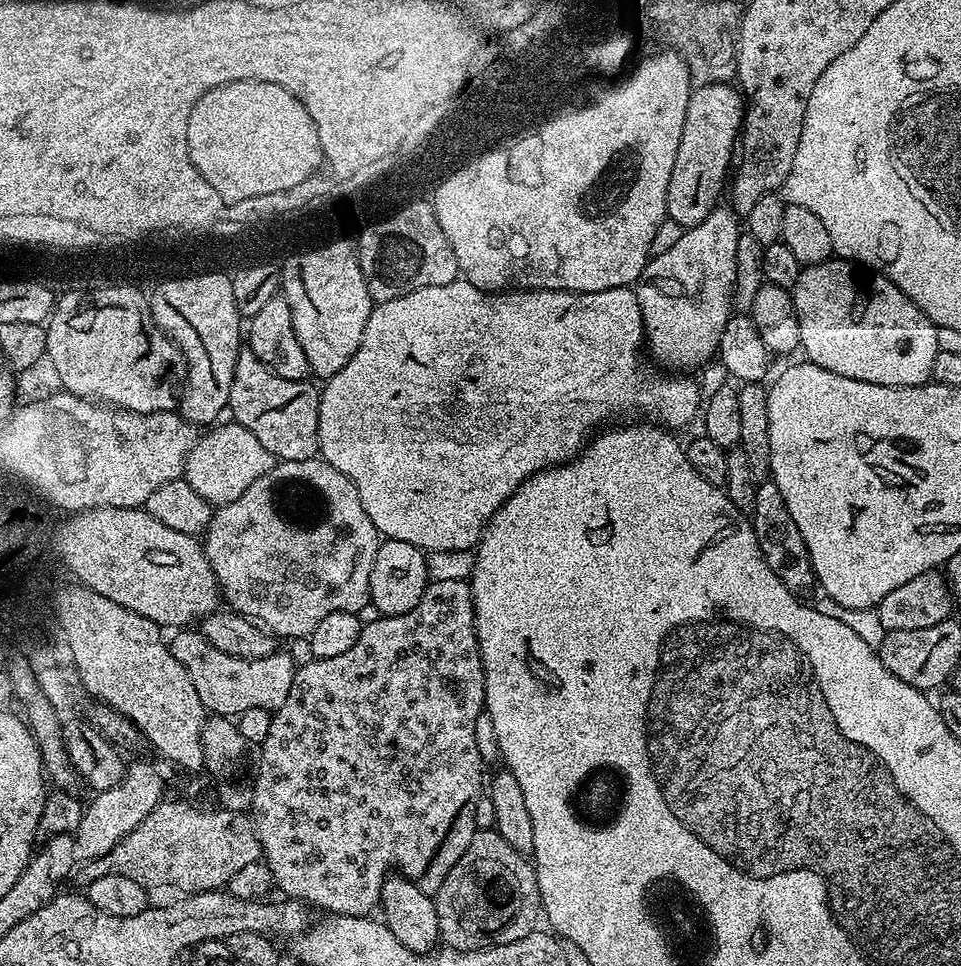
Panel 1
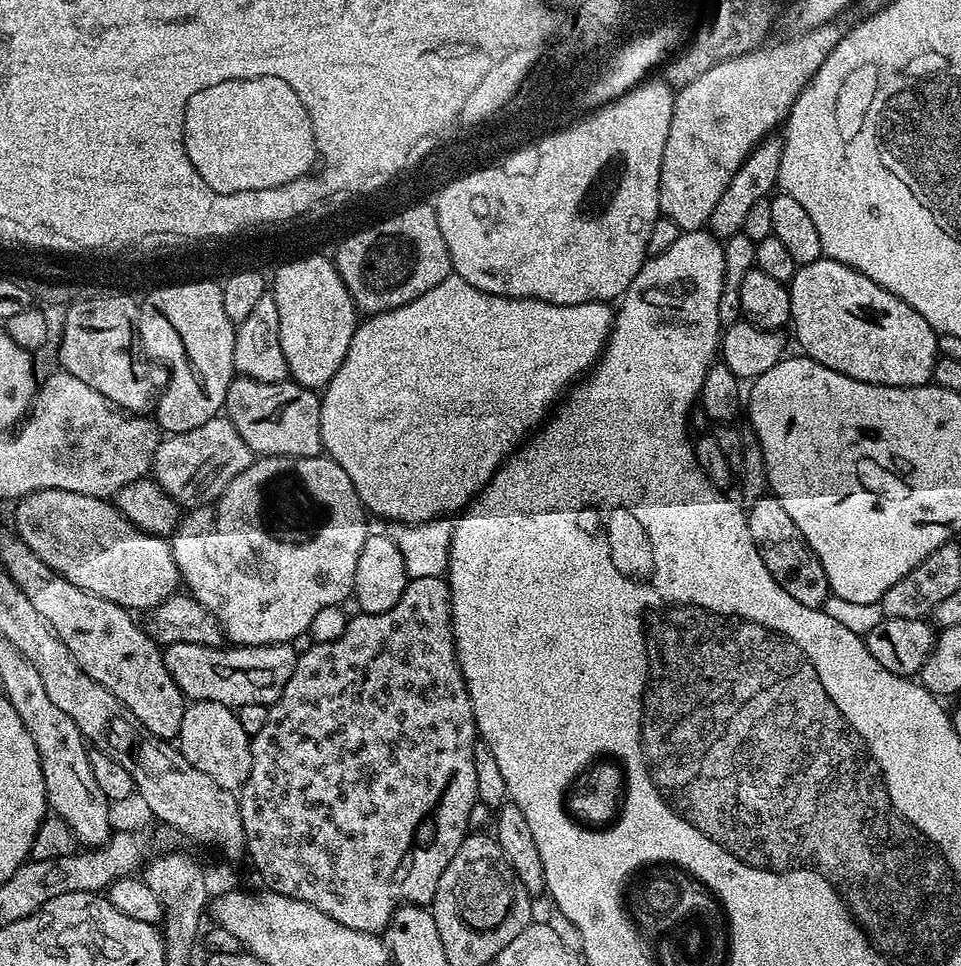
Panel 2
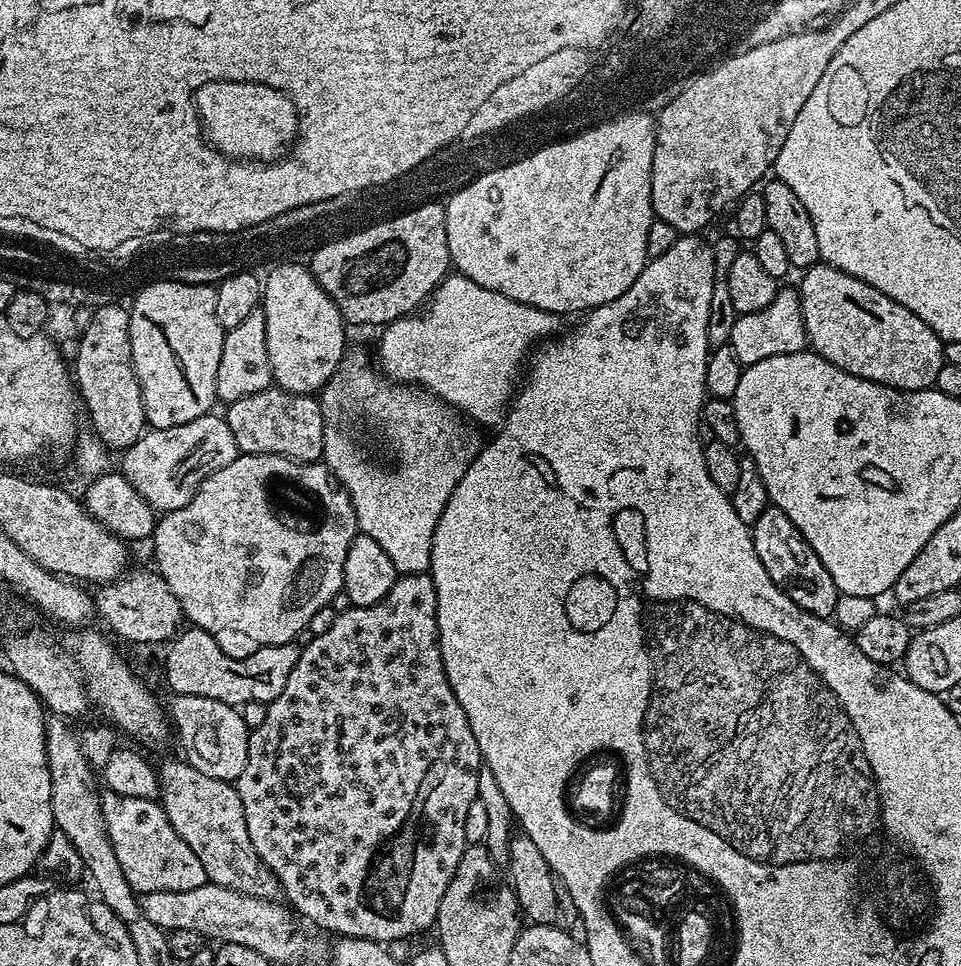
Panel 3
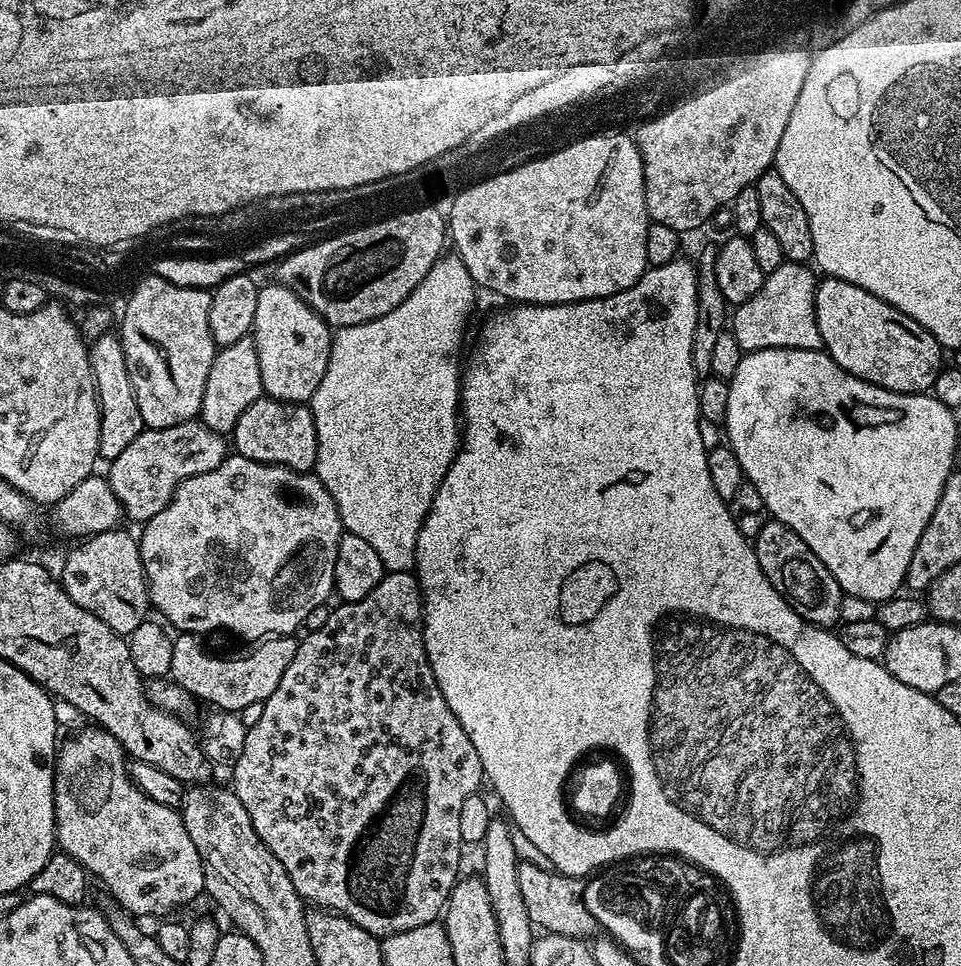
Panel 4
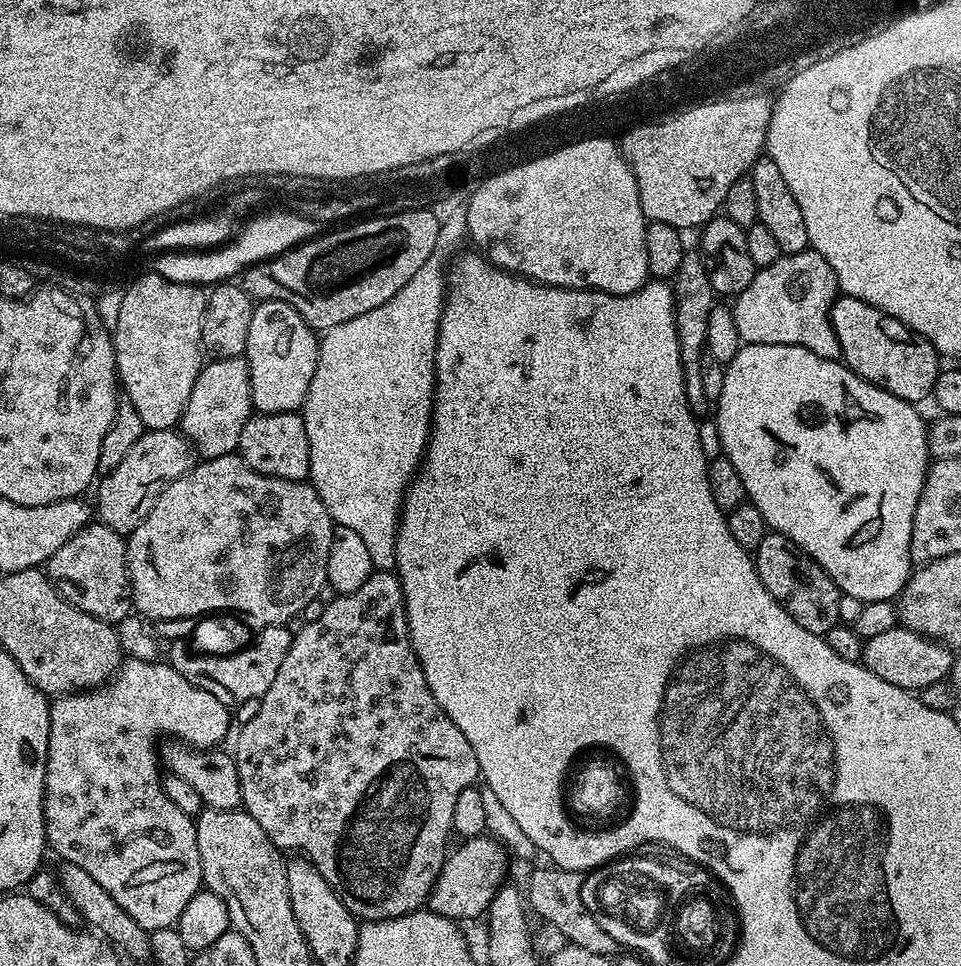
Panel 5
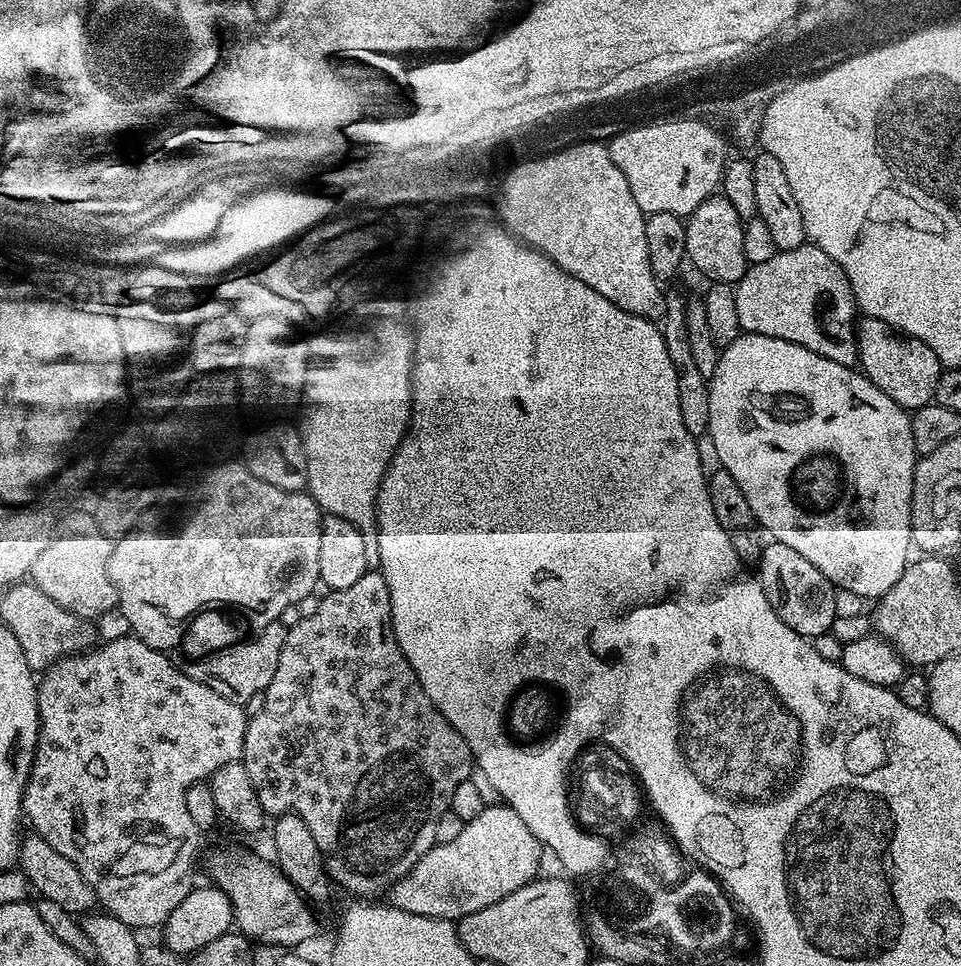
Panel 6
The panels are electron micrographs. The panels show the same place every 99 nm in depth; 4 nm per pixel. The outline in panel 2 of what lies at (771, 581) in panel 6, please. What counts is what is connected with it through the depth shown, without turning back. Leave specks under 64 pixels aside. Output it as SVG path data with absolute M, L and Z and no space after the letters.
M765 494L762 498L751 501L746 515L750 538L754 538L754 546L758 546L758 554L762 554L762 562L766 562L766 570L770 570L774 582L778 582L778 586L782 586L790 598L802 602L802 606L823 608L830 595L826 570L822 570L822 562L818 562L802 530L794 526L794 518L786 514L780 499Z

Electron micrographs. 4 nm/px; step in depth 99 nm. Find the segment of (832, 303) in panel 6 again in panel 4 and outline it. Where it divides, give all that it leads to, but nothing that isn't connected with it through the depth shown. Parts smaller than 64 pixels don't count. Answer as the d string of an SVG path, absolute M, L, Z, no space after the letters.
M785 262L778 266L778 270L767 273L758 294L735 305L730 316L730 331L738 342L741 353L767 348L819 349L821 342L816 321L817 283L817 273L808 264Z

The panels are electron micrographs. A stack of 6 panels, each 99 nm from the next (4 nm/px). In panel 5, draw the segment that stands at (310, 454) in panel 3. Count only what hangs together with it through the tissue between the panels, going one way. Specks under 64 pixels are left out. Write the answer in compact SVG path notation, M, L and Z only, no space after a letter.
M299 411L261 412L249 416L242 426L238 455L252 469L263 476L279 480L308 480L310 470L310 442L306 438L306 422Z

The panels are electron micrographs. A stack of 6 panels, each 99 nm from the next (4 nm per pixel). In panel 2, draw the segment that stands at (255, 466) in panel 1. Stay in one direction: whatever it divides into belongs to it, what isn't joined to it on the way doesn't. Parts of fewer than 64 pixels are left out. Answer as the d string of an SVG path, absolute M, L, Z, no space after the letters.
M219 415L210 422L198 426L198 430L186 430L165 435L152 459L151 475L156 483L162 486L162 490L166 490L166 494L170 494L170 498L174 498L176 503L185 509L191 510L199 508L202 504L210 504L219 500L228 483L238 474L242 474L242 470L249 468L253 459L254 453L250 450L250 446L246 446L246 442L242 442L242 434L238 434L238 430L234 430L234 426L227 418Z

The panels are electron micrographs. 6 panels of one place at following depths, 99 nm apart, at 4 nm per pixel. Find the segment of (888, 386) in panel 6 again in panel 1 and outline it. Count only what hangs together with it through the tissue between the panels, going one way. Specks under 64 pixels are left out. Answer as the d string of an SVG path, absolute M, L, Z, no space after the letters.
M829 258L822 261L821 264L810 264L801 267L798 282L790 291L792 293L792 301L794 302L794 310L798 314L800 348L802 352L808 355L805 357L811 363L822 366L822 370L830 370L834 374L842 374L842 378L854 378L858 382L874 382L878 386L894 386L895 388L918 386L919 384L927 384L932 380L934 358L938 352L937 327L909 296L902 294L902 290L898 290L898 286L894 286L894 282L887 280L880 272L873 272L859 263L843 258Z

